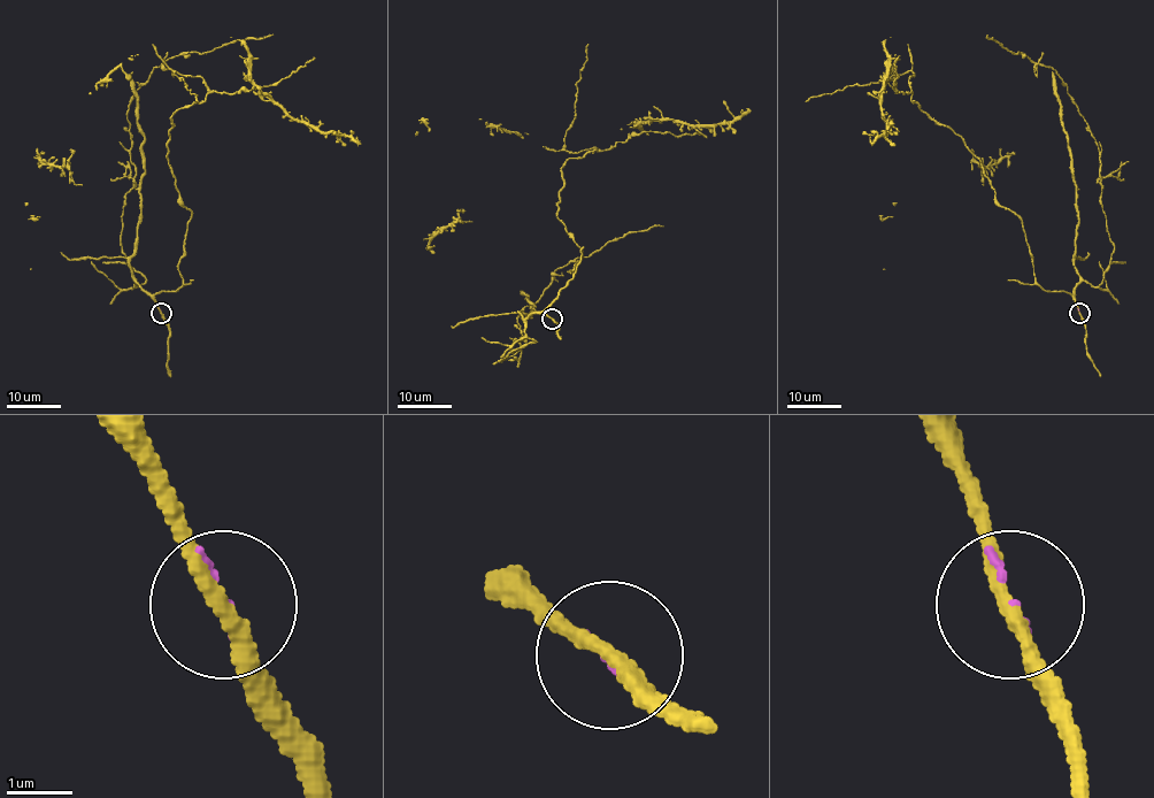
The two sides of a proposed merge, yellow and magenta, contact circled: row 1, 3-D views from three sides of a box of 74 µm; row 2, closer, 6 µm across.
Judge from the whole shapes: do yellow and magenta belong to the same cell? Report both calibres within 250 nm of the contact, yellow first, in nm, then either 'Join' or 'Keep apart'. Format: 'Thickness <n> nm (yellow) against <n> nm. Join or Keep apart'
Thickness 240 nm (yellow) against 70 nm. Keep apart

